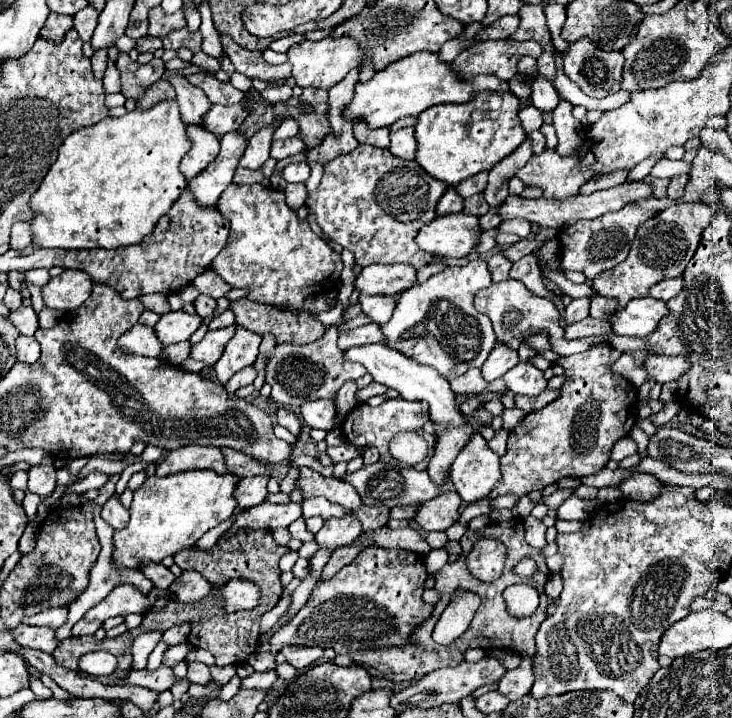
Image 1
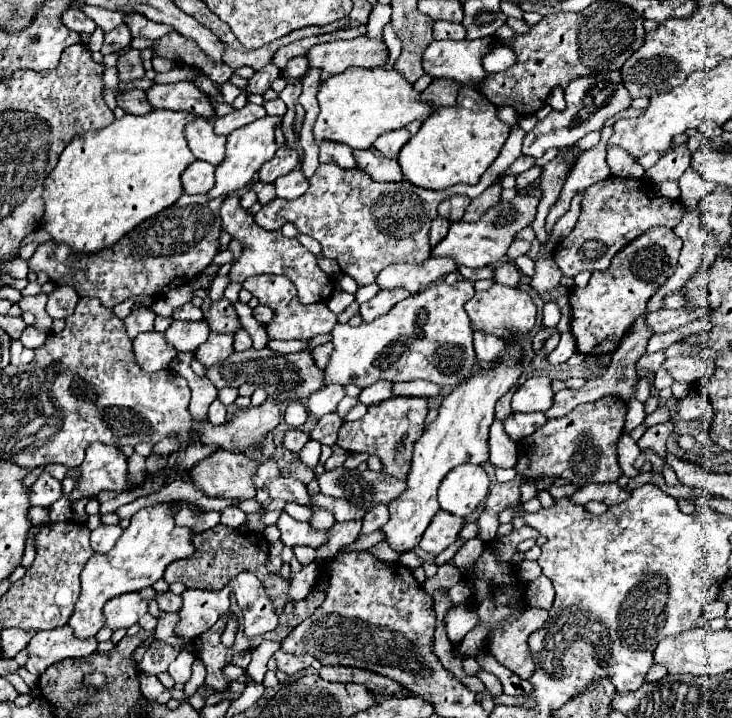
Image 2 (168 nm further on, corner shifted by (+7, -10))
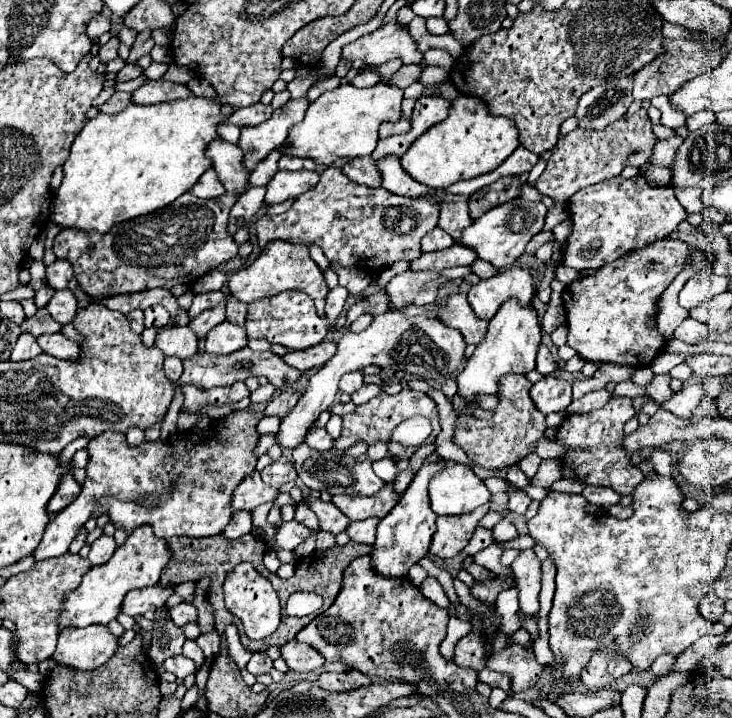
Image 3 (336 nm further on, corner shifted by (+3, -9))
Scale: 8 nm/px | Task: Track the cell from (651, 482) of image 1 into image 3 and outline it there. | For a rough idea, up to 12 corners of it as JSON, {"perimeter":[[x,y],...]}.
{"perimeter":[[585,487],[581,493],[587,503],[611,507],[621,497],[613,489]]}

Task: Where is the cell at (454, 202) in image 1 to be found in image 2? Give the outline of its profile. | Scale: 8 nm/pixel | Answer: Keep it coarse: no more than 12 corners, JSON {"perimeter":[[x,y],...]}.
{"perimeter":[[437,216],[431,222],[431,246],[441,242],[449,222]]}

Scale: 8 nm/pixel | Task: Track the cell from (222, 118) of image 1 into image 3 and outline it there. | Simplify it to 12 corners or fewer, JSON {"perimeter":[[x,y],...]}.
{"perimeter":[[271,105],[237,109],[225,123],[255,127],[273,113]]}

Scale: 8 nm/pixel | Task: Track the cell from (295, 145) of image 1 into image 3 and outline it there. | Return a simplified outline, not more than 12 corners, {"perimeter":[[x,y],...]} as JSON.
{"perimeter":[[283,155],[279,169],[299,171],[303,169],[303,159]]}

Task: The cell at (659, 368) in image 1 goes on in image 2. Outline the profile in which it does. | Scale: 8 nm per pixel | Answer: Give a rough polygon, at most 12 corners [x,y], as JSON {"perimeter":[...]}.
{"perimeter":[[711,358],[665,360],[675,382],[697,382],[713,374]]}

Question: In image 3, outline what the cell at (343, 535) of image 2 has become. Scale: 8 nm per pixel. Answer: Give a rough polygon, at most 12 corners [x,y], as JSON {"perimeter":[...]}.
{"perimeter":[[377,517],[353,521],[347,535],[357,543],[373,545]]}

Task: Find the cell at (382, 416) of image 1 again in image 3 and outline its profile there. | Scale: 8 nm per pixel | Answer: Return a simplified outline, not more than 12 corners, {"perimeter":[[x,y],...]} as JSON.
{"perimeter":[[405,387],[343,415],[341,435],[387,441],[409,459],[415,449],[391,441],[401,421],[423,415],[439,435],[439,411],[425,393]]}

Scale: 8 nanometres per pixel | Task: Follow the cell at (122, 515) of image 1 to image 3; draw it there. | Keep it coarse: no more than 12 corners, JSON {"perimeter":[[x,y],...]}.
{"perimeter":[[101,535],[89,551],[91,565],[111,559],[117,545],[109,535]]}

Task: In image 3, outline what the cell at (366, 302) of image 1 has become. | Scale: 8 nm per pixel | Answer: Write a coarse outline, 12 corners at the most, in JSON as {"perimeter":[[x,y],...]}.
{"perimeter":[[471,267],[405,271],[385,287],[389,307],[433,303],[439,285]]}

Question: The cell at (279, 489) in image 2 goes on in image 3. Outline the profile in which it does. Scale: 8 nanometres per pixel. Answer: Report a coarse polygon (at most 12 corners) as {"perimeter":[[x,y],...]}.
{"perimeter":[[303,503],[319,517],[323,531],[337,535],[351,523],[333,503]]}

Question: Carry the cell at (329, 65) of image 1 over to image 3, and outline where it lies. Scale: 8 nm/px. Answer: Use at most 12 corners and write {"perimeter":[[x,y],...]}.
{"perimeter":[[397,19],[345,45],[341,57],[383,65],[423,61]]}

